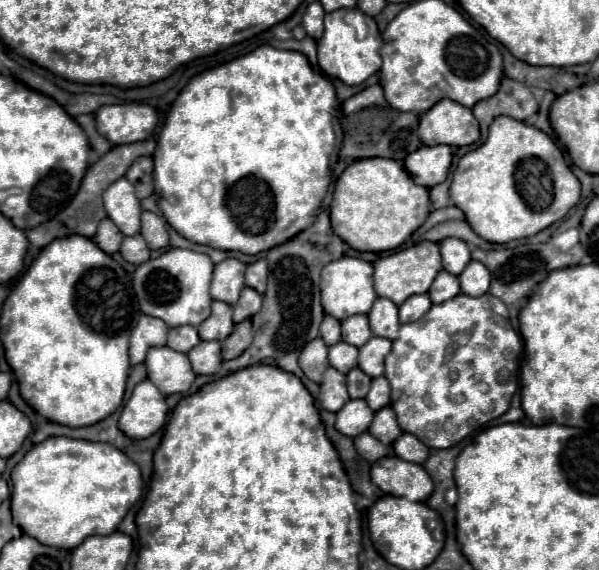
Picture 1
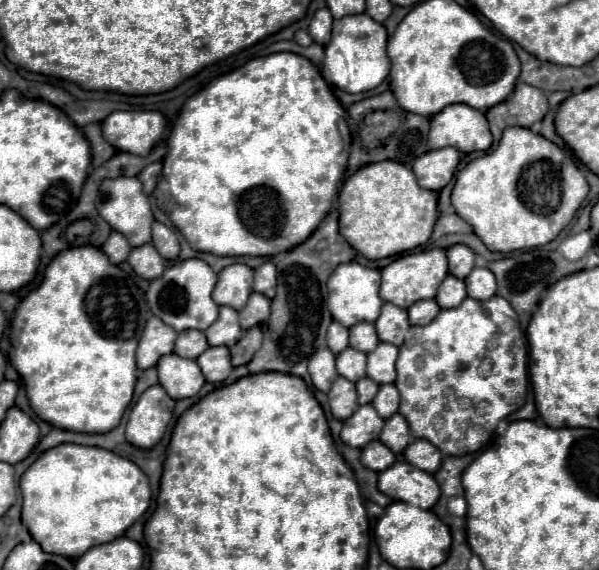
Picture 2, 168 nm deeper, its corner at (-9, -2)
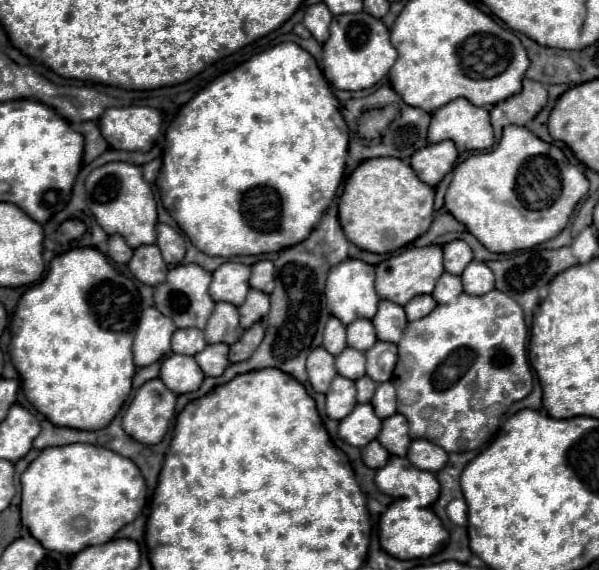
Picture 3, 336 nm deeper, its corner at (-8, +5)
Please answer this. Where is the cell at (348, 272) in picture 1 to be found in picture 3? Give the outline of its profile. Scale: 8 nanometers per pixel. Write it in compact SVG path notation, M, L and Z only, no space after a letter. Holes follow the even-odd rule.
M344 260L338 266L330 268L326 280L326 304L332 316L336 316L342 324L350 324L356 318L374 318L380 298L374 290L374 266L362 260Z

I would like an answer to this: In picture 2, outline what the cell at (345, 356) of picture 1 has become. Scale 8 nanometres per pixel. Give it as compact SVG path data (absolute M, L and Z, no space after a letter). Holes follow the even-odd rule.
M347 347L337 355L337 373L349 381L359 381L365 377L365 367L367 367L367 355Z

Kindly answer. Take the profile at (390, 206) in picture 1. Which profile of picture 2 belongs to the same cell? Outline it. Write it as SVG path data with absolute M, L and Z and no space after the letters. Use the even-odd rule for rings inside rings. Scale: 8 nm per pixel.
M397 161L369 163L339 191L339 233L367 259L383 259L423 245L437 221L437 191L419 187L413 171Z

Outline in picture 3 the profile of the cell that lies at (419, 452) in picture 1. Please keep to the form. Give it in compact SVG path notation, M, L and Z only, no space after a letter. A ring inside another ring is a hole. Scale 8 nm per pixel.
M412 440L408 460L412 460L412 464L420 470L438 472L448 462L448 454L430 440Z

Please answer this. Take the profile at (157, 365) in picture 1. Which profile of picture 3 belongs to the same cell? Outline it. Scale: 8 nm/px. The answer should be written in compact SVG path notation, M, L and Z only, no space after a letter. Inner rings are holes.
M172 354L162 362L160 380L164 380L164 384L168 384L172 392L186 394L200 388L204 380L204 372L200 372L200 366L192 356Z

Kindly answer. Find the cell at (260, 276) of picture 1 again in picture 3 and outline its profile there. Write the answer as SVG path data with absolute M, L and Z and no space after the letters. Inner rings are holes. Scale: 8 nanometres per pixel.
M262 260L262 262L252 266L250 286L256 290L262 290L266 294L272 292L272 288L274 288L274 264L270 260Z

